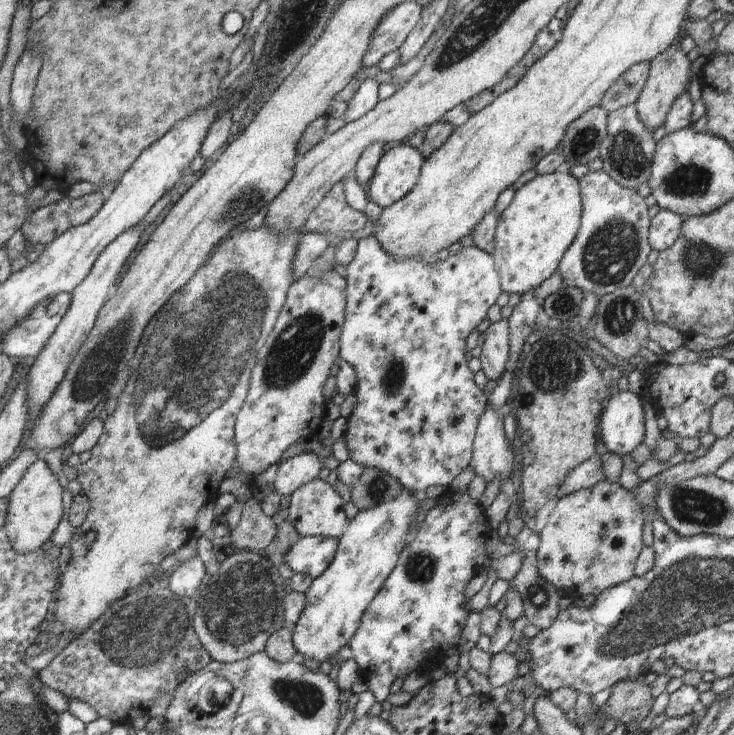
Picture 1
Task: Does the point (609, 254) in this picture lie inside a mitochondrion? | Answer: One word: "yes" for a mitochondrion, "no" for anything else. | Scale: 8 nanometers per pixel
yes

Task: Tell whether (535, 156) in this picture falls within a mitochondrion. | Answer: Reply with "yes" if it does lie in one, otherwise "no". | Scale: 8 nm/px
no

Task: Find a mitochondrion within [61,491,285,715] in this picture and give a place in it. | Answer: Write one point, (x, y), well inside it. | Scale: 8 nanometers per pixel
(137, 635)

